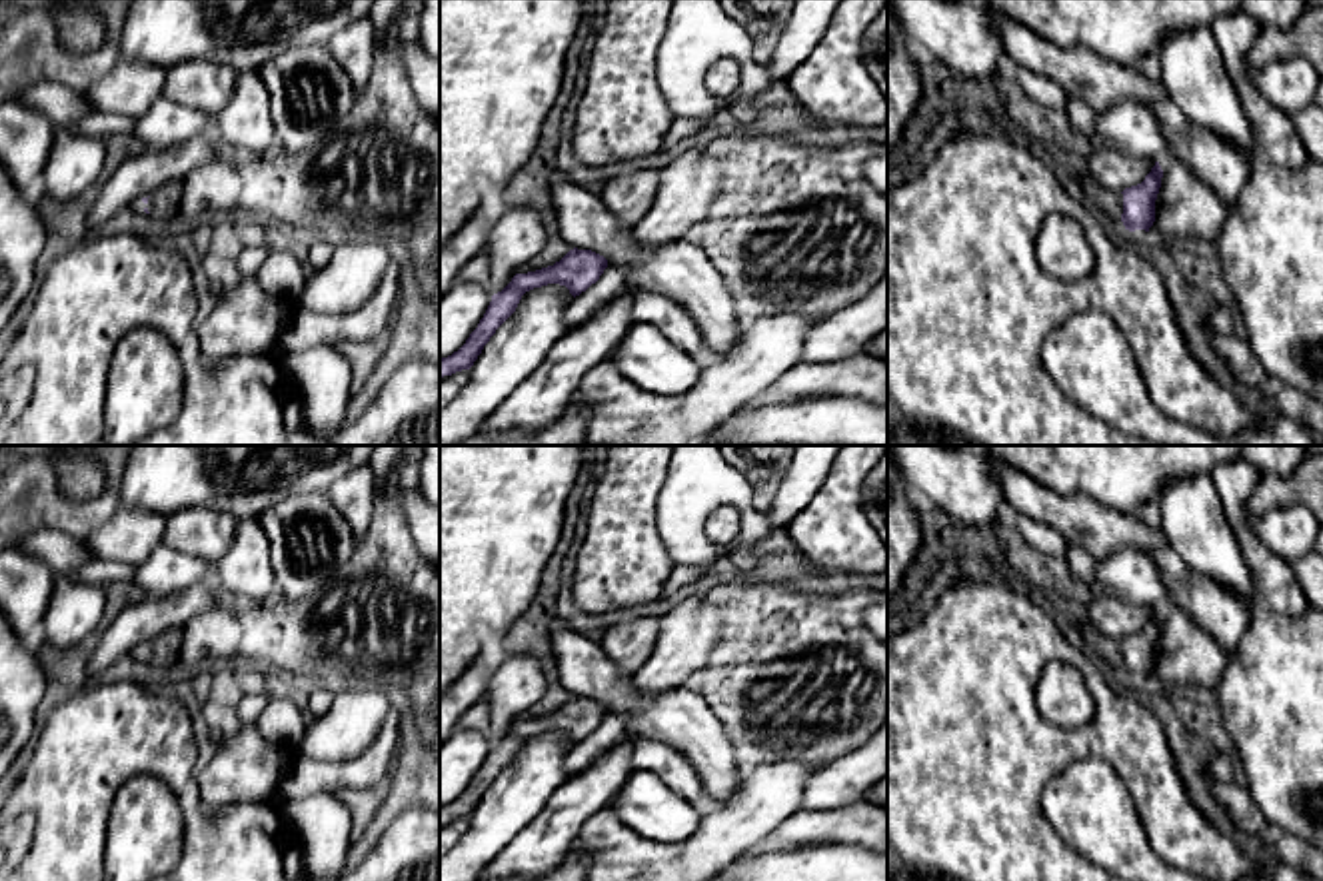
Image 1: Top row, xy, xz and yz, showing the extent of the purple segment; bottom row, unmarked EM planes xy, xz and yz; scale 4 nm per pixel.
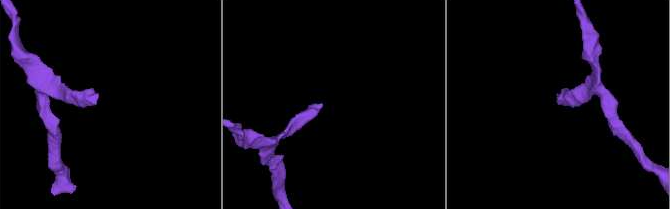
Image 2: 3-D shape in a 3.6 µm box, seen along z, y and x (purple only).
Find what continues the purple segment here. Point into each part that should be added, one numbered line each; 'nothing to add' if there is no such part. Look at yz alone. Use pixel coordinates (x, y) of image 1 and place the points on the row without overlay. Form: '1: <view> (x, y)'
1: yz (1112, 650)

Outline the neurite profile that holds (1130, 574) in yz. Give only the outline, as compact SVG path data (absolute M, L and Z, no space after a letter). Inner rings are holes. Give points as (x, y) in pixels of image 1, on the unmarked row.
M1123 547L1097 559L1095 583L1109 595L1151 609L1171 603L1153 559L1139 549Z

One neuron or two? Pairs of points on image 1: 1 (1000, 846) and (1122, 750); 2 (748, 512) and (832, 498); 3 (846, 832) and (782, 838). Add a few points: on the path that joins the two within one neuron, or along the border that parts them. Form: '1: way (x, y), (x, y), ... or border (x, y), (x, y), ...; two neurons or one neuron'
1: way (1004, 806), (1064, 746), (1082, 746); one neuron
2: border (832, 466), (814, 498), (784, 526); two neurons
3: way (830, 832), (798, 832); one neuron

